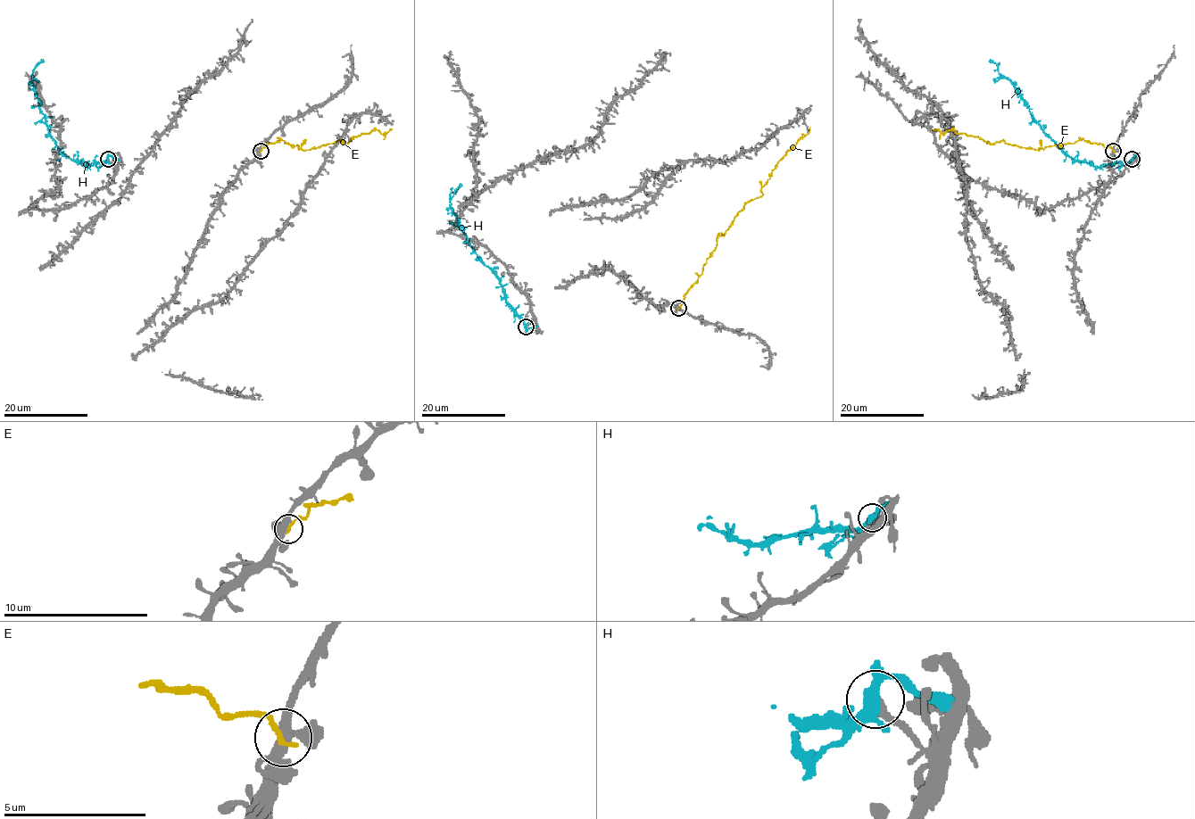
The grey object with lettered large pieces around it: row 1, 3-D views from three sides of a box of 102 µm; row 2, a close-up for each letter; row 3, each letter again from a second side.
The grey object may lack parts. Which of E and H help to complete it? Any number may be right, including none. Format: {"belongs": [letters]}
{"belongs": []}

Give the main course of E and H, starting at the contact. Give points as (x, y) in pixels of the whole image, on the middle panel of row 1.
E: (679, 308), (720, 233), (746, 203), (761, 195), (777, 162), (809, 128)
H: (526, 326), (506, 300), (500, 279), (478, 257), (450, 205), (450, 194), (460, 183)

